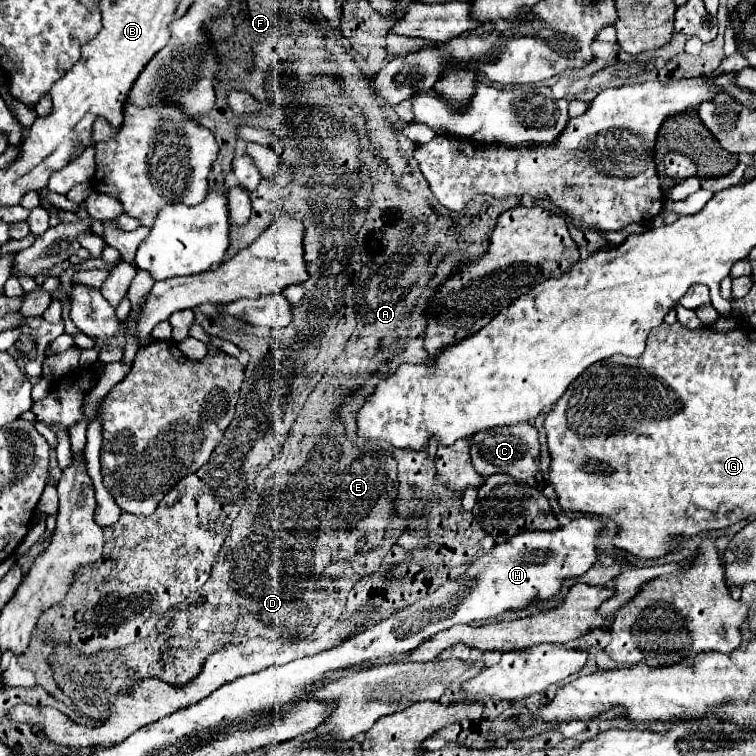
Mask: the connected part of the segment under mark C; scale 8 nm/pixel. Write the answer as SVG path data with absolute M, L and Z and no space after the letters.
M521 421L521 425L505 425L501 429L485 429L471 437L471 459L475 469L485 477L493 473L505 473L515 479L521 479L525 483L531 483L535 479L535 473L539 469L539 433L531 423Z

